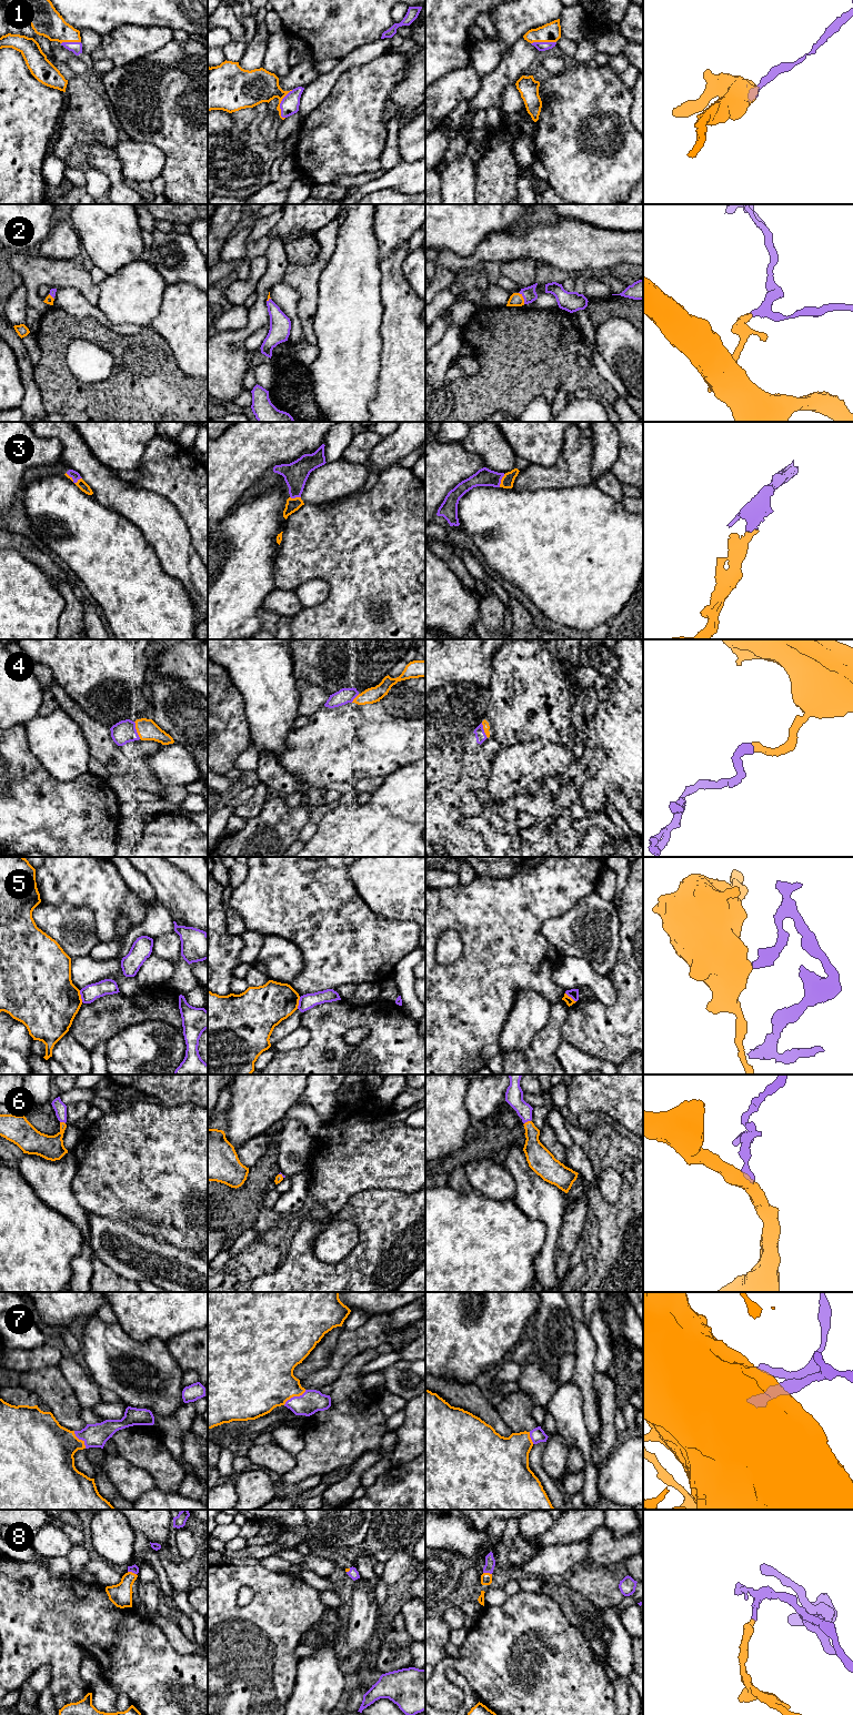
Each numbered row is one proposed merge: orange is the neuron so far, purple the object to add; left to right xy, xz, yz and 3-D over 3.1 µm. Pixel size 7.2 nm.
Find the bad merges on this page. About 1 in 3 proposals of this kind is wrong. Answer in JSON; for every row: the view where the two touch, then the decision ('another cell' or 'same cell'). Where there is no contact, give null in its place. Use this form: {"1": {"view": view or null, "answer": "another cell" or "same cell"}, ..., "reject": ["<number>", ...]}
{"1": {"view": "xz", "answer": "same cell"}, "2": {"view": "yz", "answer": "same cell"}, "3": {"view": "yz", "answer": "same cell"}, "4": {"view": "xy", "answer": "same cell"}, "5": {"view": "xy", "answer": "another cell"}, "6": {"view": "yz", "answer": "same cell"}, "7": {"view": "xz", "answer": "same cell"}, "8": {"view": "xy", "answer": "same cell"}, "reject": ["5"]}

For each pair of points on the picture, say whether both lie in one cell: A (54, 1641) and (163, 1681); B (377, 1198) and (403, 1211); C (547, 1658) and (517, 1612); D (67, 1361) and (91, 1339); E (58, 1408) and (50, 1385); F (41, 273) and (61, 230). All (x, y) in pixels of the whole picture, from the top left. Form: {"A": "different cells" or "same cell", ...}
{"A": "same cell", "B": "same cell", "C": "same cell", "D": "different cells", "E": "same cell", "F": "different cells"}

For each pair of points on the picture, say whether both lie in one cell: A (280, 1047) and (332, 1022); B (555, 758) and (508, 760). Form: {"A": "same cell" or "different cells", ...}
{"A": "different cells", "B": "same cell"}

